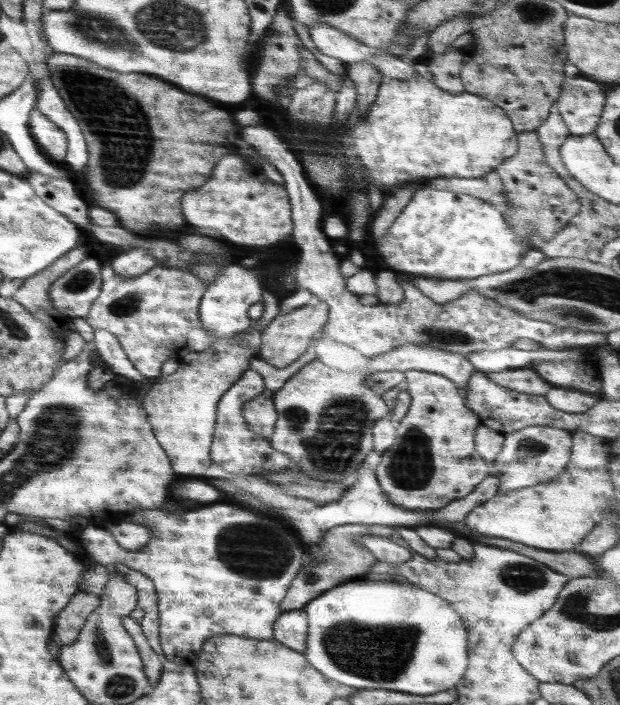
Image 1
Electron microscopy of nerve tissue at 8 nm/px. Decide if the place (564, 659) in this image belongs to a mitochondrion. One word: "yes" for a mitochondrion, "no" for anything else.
no

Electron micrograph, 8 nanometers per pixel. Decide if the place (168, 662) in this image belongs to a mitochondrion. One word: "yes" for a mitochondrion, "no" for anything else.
no

